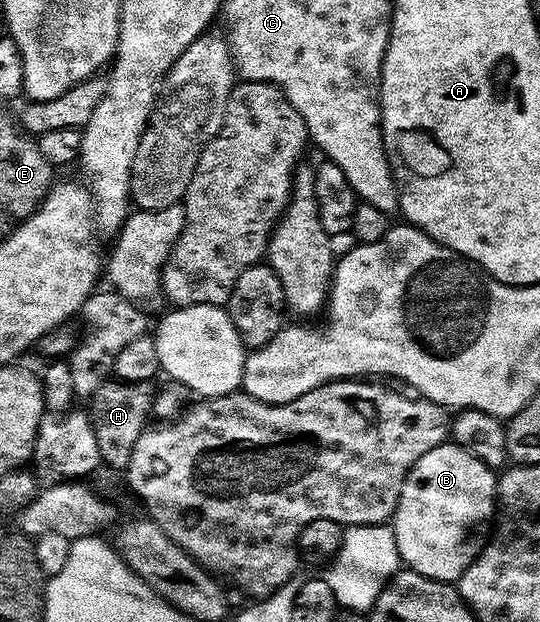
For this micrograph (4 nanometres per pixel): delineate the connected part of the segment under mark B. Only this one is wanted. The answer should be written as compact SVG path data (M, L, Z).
M446 442L439 446L435 446L435 450L427 450L427 454L423 454L423 458L419 458L419 462L415 462L415 466L407 474L407 478L403 482L401 497L397 503L397 513L393 515L391 521L391 527L395 534L395 542L397 543L397 552L401 555L402 561L404 561L412 571L423 574L432 580L443 580L446 582L460 581L462 574L467 570L467 566L477 557L479 551L477 531L488 522L489 516L491 520L491 517L494 515L497 481L498 477L495 475L494 469L488 468L483 462L479 462L479 458L475 458L470 452L468 452L468 450L466 450L466 448L461 448L457 444Z

